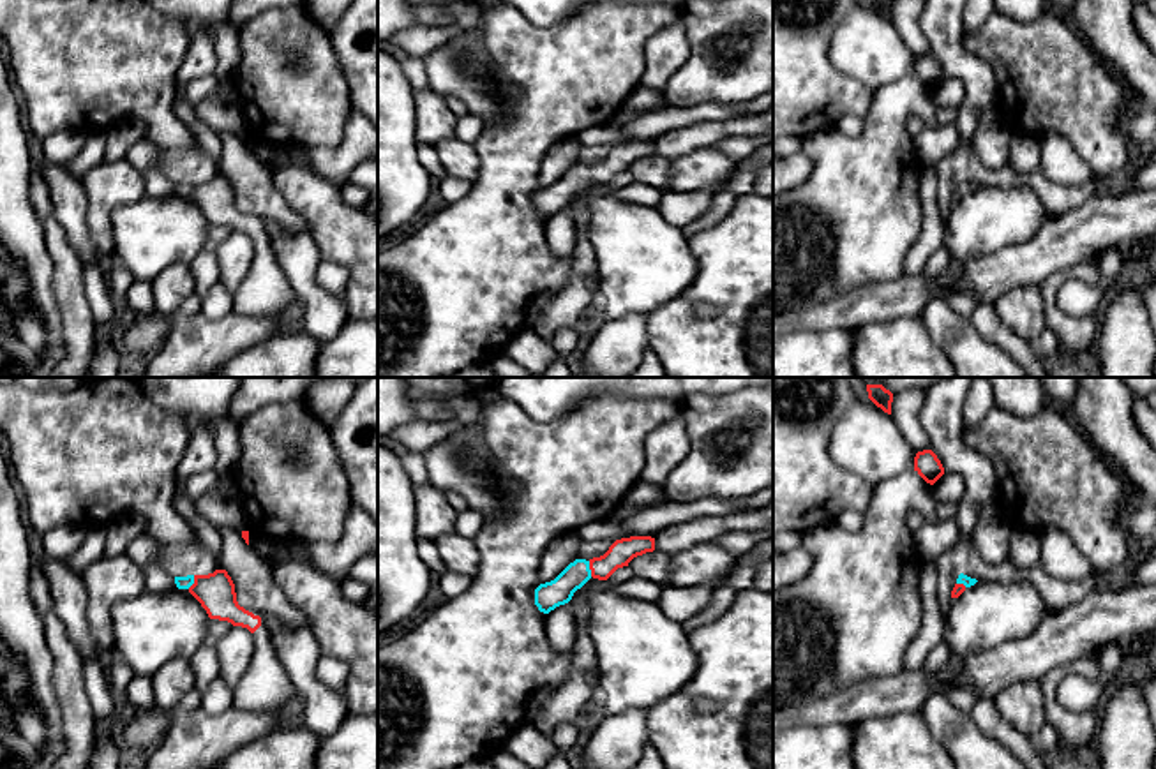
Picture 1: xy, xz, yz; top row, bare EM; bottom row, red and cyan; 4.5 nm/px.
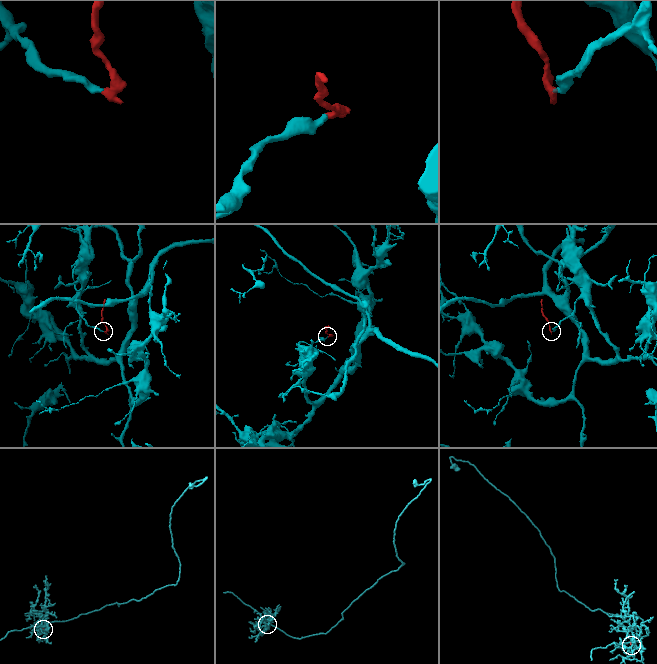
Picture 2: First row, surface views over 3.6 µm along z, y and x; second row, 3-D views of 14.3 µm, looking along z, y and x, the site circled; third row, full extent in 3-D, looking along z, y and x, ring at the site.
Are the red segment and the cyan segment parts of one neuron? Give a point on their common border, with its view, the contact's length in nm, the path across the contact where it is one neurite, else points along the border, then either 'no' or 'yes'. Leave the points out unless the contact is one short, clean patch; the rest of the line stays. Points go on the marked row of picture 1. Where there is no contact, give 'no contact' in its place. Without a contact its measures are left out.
xz (590, 568) | 70 nm | across xz (622, 551), (602, 568), (590, 568), (581, 570), (547, 597) | yes

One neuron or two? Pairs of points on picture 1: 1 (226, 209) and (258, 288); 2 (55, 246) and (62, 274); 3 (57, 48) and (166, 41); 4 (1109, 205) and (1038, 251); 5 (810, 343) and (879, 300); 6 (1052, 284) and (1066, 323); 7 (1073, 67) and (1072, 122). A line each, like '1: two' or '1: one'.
1: one
2: one
3: one
4: one
5: two
6: one
7: one

